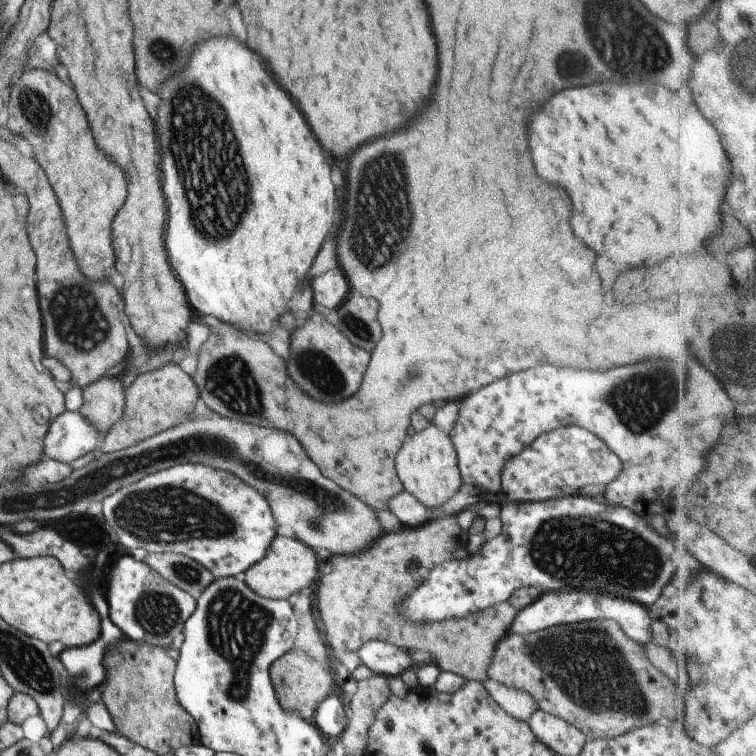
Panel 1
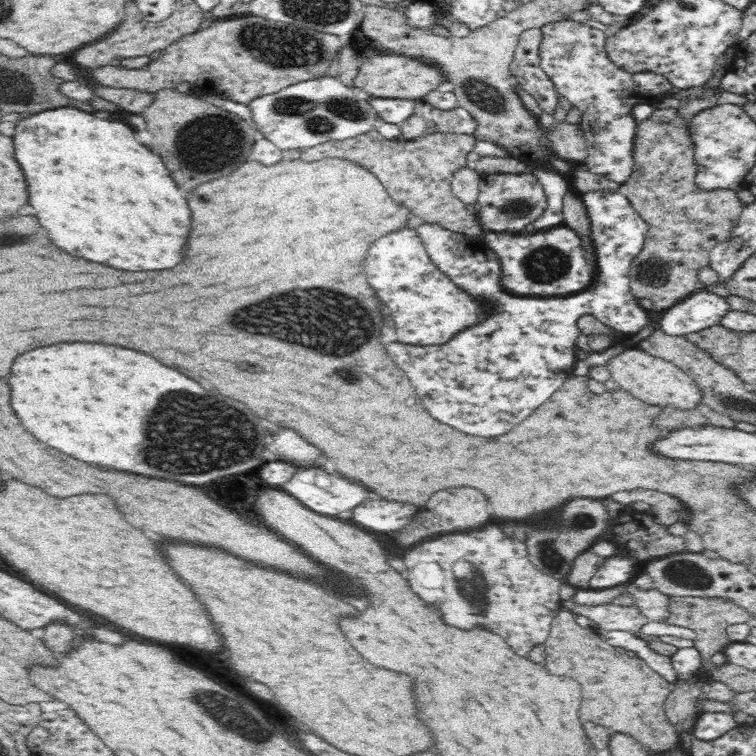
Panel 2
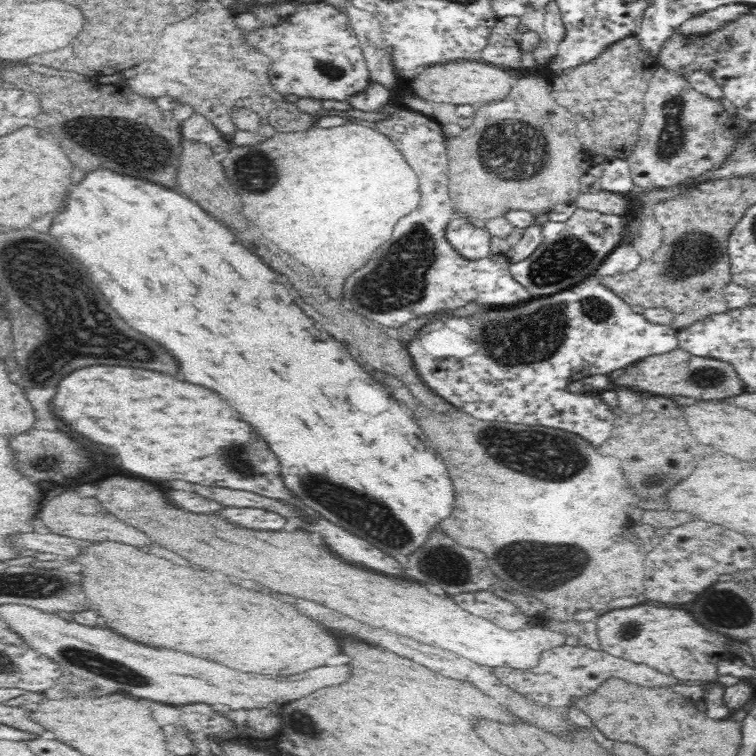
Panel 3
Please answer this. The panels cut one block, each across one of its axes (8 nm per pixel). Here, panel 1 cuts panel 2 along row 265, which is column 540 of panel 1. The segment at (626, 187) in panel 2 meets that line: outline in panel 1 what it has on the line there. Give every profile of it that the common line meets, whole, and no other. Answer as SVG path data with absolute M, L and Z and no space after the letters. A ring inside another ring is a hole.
M597 619L574 625L545 628L517 636L508 634L492 650L487 676L499 684L521 688L533 696L542 711L564 720L582 731L583 738L615 738L635 727L651 723L674 723L679 716L679 694L663 661L652 666L641 644L625 636L615 620Z

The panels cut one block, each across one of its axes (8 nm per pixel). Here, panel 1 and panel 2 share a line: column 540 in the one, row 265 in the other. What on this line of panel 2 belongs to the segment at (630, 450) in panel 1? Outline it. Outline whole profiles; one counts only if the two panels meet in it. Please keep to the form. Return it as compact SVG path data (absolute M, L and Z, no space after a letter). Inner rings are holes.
M408 227L378 238L366 258L366 276L382 304L390 310L398 342L411 345L437 345L448 342L454 334L486 318L486 310L470 294L454 286L430 260L416 229Z

